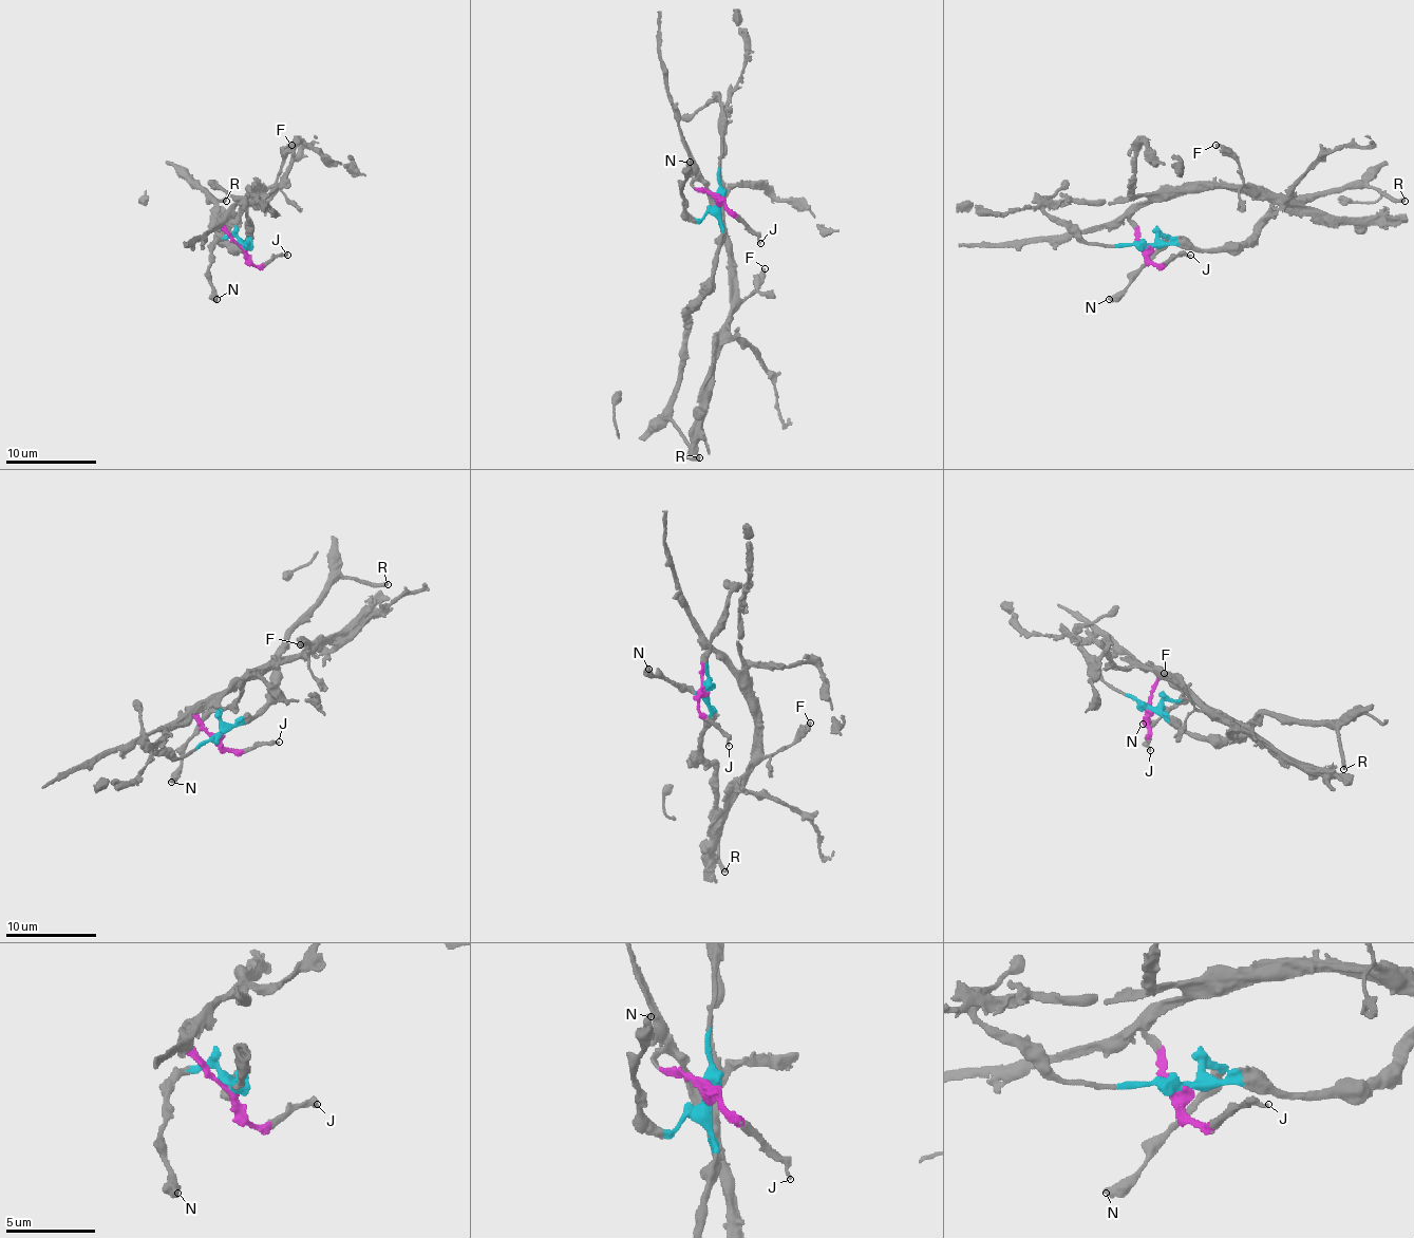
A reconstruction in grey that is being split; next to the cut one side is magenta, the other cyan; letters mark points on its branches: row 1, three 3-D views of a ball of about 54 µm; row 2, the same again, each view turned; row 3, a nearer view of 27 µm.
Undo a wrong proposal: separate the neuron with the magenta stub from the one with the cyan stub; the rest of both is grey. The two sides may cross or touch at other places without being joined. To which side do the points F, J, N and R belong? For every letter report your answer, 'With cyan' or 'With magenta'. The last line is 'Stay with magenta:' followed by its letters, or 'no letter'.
F: With magenta
J: With magenta
N: With cyan
R: With cyan
Stay with magenta: F, J

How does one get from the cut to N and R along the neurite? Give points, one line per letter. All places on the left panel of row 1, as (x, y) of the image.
N: (244, 248), (236, 238), (222, 238), (212, 248), (208, 282), (218, 298)
R: (244, 248), (249, 244), (240, 248), (215, 226), (212, 201), (200, 185), (215, 199), (226, 201)

